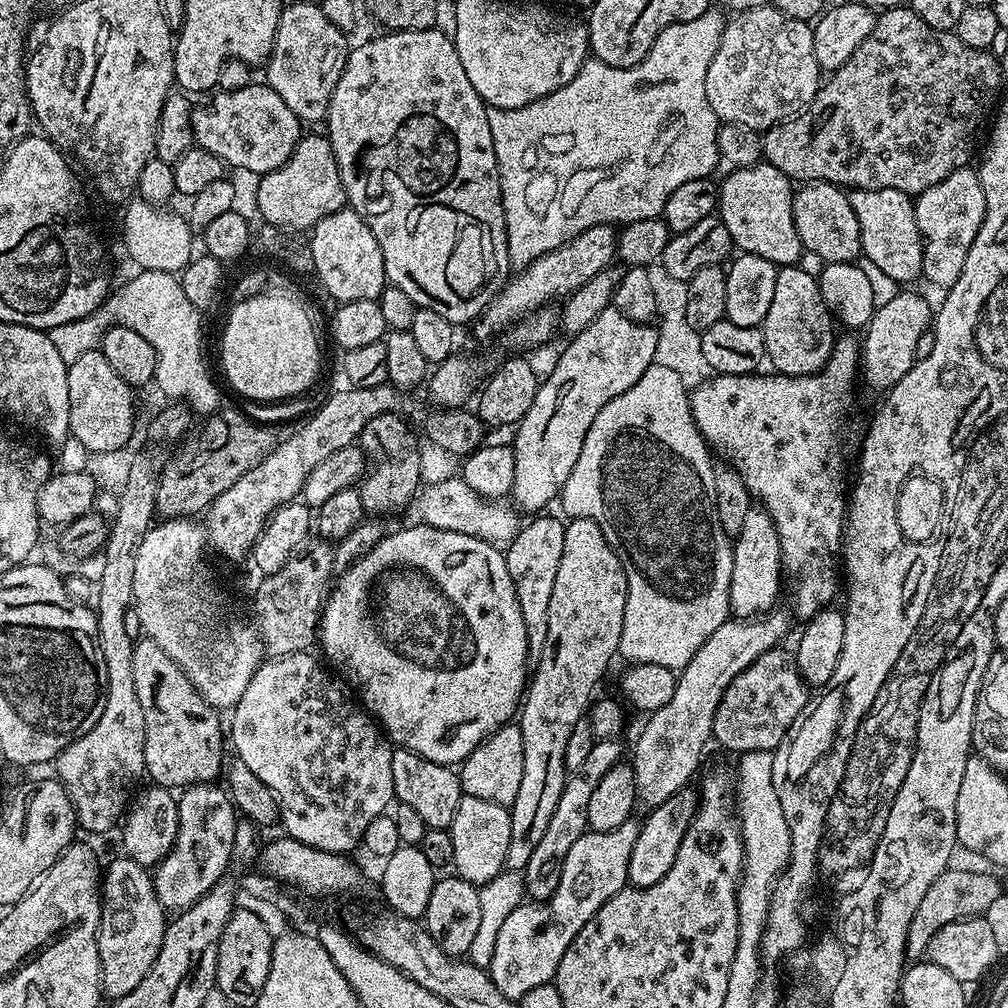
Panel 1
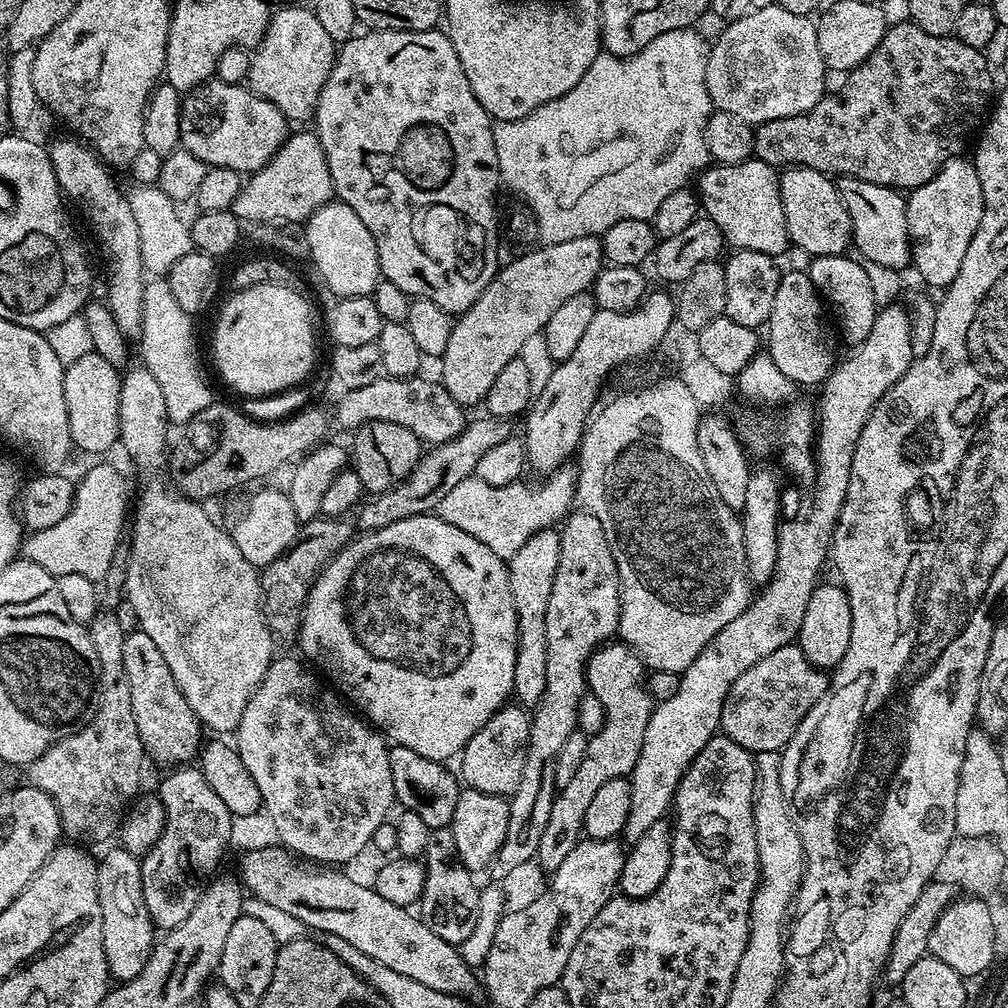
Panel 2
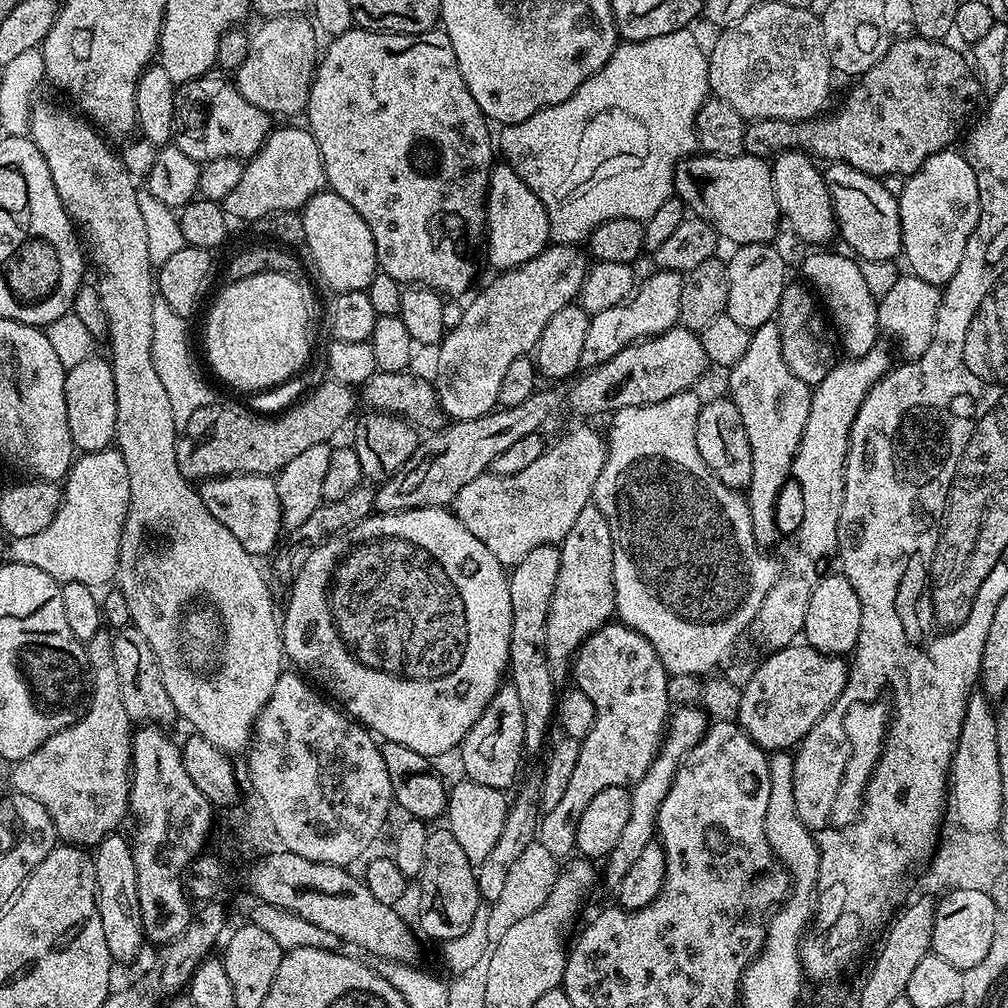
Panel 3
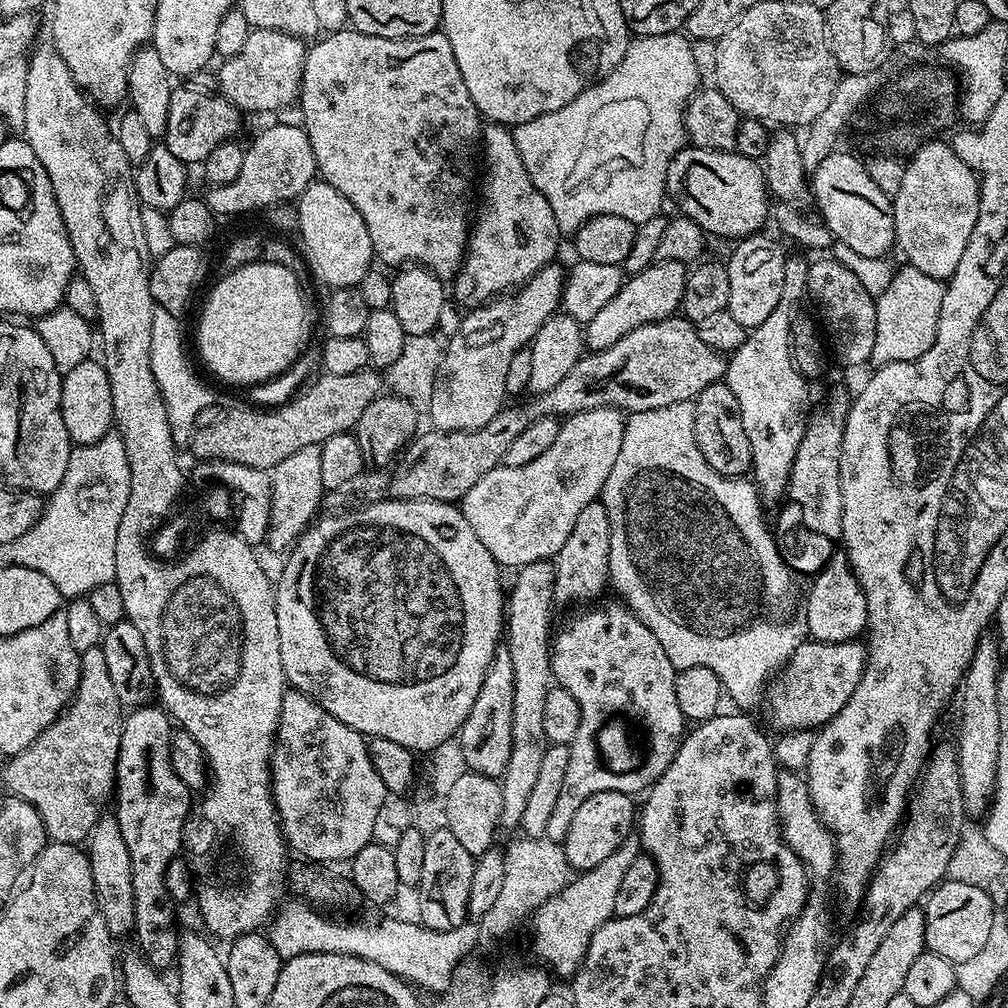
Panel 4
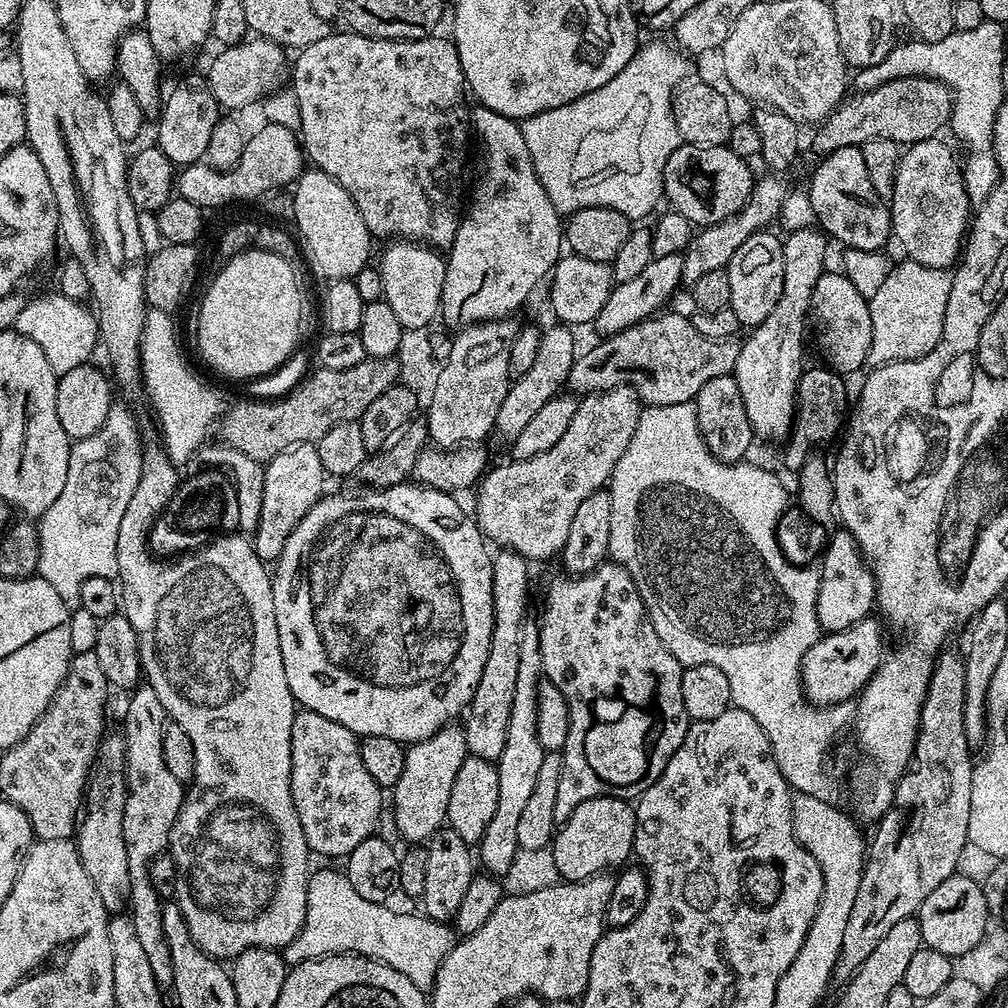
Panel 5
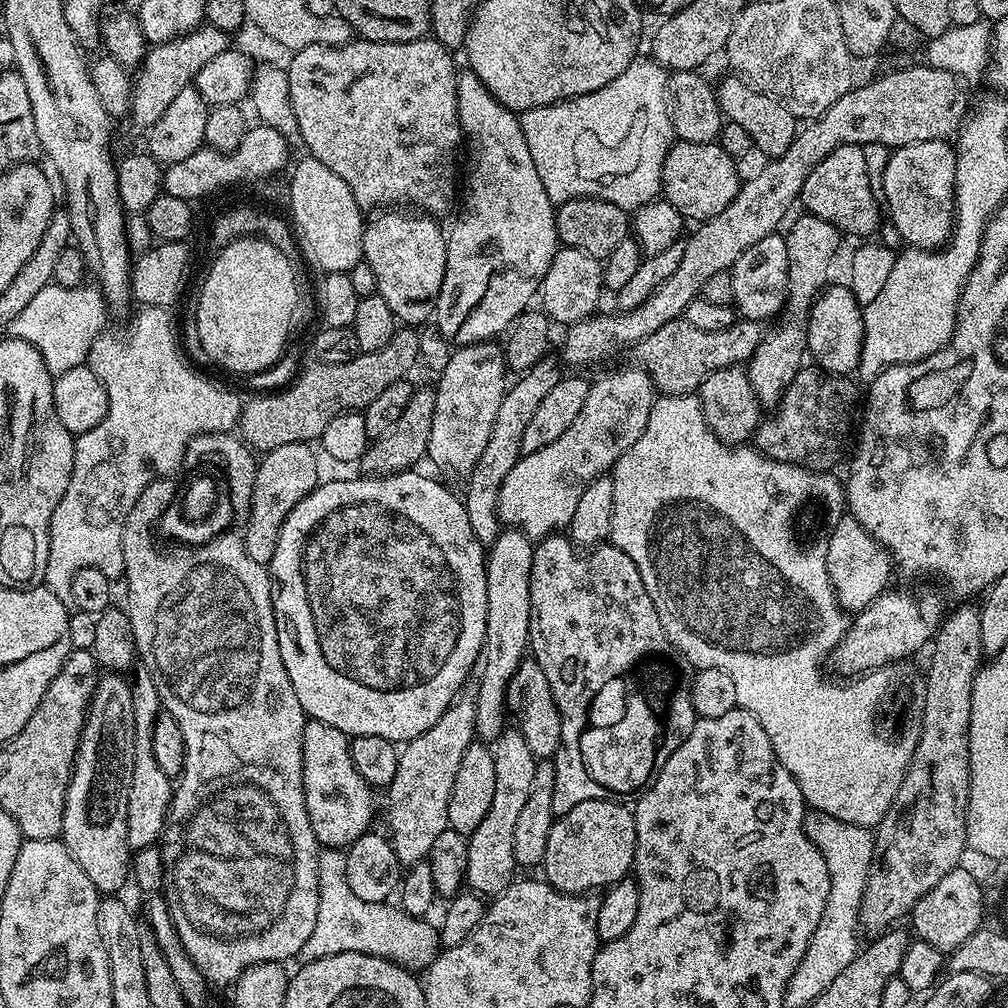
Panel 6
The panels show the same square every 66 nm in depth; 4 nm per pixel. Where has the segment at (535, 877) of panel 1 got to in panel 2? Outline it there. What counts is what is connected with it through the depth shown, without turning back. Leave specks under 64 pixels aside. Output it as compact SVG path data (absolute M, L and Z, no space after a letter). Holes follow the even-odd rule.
M623 642L602 644L588 659L587 691L602 702L604 725L589 739L582 766L578 766L568 785L558 789L550 806L550 819L546 822L546 830L542 830L542 842L538 842L536 851L536 860L548 874L562 866L562 858L567 858L582 839L586 806L590 806L598 789L606 782L631 777L638 754L642 754L642 740L646 738L646 728L652 717L654 699L648 689L646 665L640 655Z

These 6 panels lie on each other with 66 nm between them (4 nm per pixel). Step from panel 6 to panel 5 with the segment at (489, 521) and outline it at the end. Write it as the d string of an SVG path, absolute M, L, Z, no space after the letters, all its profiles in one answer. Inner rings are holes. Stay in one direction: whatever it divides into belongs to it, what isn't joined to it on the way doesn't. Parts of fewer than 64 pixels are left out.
M559 322L553 323L553 328L544 328L538 342L538 355L534 358L530 370L526 374L515 377L514 382L509 383L506 398L502 398L502 407L498 409L495 431L505 442L511 442L522 434L522 429L533 420L534 414L550 402L550 398L561 395L562 389L568 383L568 375L574 366L578 355L576 340L572 337L573 329Z

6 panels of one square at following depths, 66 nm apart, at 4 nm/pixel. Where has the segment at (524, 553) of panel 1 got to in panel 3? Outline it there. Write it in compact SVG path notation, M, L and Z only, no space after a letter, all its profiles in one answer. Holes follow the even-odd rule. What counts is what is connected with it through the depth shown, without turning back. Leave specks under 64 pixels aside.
M555 544L534 546L526 558L522 558L511 569L508 577L512 621L510 622L510 654L508 672L514 690L518 690L518 702L522 702L522 738L525 753L532 754L544 744L548 726L554 722L554 711L558 703L557 681L552 679L552 668L548 664L548 611L554 598L554 586L558 582L560 549Z

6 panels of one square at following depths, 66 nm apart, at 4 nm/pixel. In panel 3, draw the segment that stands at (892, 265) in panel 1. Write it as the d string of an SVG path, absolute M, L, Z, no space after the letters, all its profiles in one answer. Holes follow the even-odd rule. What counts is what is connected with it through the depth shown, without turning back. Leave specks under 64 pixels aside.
M829 163L823 173L836 211L839 239L848 243L861 261L895 261L902 252L900 202L894 192L884 185L887 183L849 164Z

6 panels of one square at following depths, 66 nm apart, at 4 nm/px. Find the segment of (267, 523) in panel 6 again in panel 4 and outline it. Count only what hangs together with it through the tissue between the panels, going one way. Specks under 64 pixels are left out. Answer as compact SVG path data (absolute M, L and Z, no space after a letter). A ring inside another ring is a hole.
M320 445L302 446L271 469L272 497L270 498L270 526L266 548L272 552L287 553L297 542L308 525L317 519L326 490L322 486L322 454ZM317 511L317 512L316 512Z

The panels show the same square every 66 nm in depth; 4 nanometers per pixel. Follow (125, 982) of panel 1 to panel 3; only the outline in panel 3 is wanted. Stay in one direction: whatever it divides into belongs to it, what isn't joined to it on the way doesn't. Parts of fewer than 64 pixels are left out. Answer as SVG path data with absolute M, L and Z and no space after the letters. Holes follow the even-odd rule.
M109 834L108 837L96 845L94 849L96 862L96 901L98 902L98 914L102 918L102 934L106 934L106 946L110 950L113 961L132 960L140 952L140 947L145 947L144 927L142 926L142 914L138 906L138 874L134 874L134 858L132 857L132 845L120 834Z

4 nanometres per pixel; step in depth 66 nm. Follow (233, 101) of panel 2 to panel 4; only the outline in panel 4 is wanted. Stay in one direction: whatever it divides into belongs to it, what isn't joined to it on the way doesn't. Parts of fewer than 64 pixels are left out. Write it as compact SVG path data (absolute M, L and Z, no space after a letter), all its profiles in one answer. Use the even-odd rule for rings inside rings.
M188 78L177 83L170 94L170 118L166 122L166 130L162 143L181 160L185 166L199 165L224 140L233 139L240 128L242 113L235 108L215 87L199 84L199 79Z

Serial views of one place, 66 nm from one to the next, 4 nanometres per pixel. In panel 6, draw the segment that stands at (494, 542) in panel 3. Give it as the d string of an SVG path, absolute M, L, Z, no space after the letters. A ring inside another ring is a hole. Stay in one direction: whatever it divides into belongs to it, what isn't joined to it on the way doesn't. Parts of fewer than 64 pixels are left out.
M631 367L620 368L593 383L586 394L586 406L582 406L574 423L550 446L521 455L514 470L506 474L498 494L496 509L501 525L523 532L533 542L567 529L582 490L611 470L618 458L642 438L646 422L650 422L656 391L643 368Z

